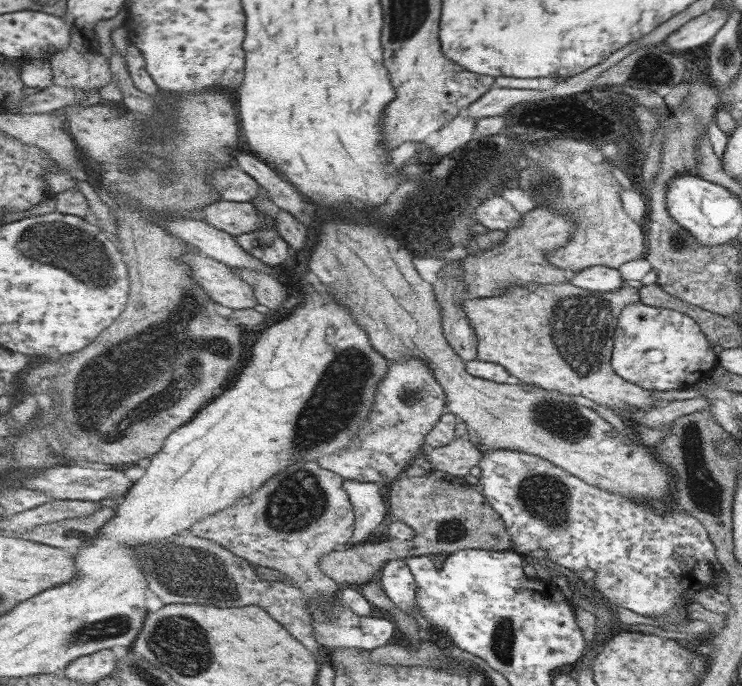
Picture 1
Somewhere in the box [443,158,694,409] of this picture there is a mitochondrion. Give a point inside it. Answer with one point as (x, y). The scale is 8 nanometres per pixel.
(589, 321)

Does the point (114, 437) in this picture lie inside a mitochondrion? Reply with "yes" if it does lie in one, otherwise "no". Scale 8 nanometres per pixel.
yes

